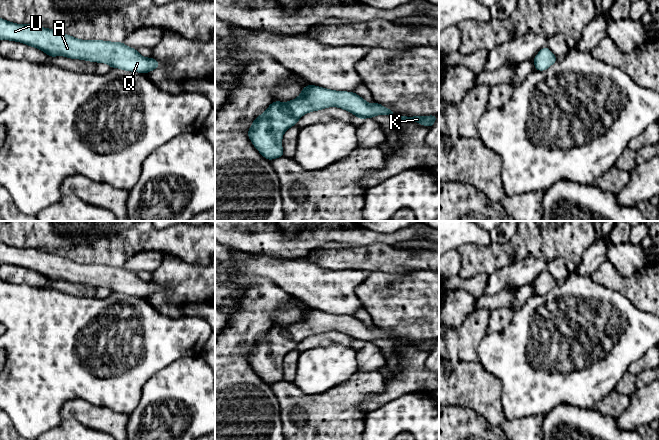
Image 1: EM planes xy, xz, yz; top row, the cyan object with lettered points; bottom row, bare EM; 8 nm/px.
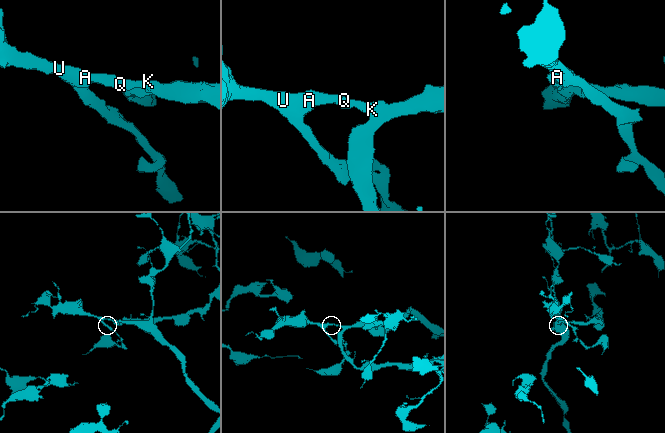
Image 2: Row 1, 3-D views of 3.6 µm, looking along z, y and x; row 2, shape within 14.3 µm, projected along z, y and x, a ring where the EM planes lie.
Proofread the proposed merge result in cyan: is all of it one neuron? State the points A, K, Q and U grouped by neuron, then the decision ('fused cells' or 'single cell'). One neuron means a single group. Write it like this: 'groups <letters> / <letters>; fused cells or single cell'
groups A K Q U; single cell

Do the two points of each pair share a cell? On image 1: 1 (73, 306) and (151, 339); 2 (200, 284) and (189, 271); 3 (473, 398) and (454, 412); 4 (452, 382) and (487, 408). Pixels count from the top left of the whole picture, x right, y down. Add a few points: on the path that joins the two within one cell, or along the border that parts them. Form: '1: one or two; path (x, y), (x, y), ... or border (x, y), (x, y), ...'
1: one; path (70, 344), (72, 362), (92, 380), (130, 373)
2: one; path (197, 281), (190, 274)
3: two; border (449, 404), (469, 407), (483, 418)
4: one; path (461, 387), (466, 387), (478, 399)

